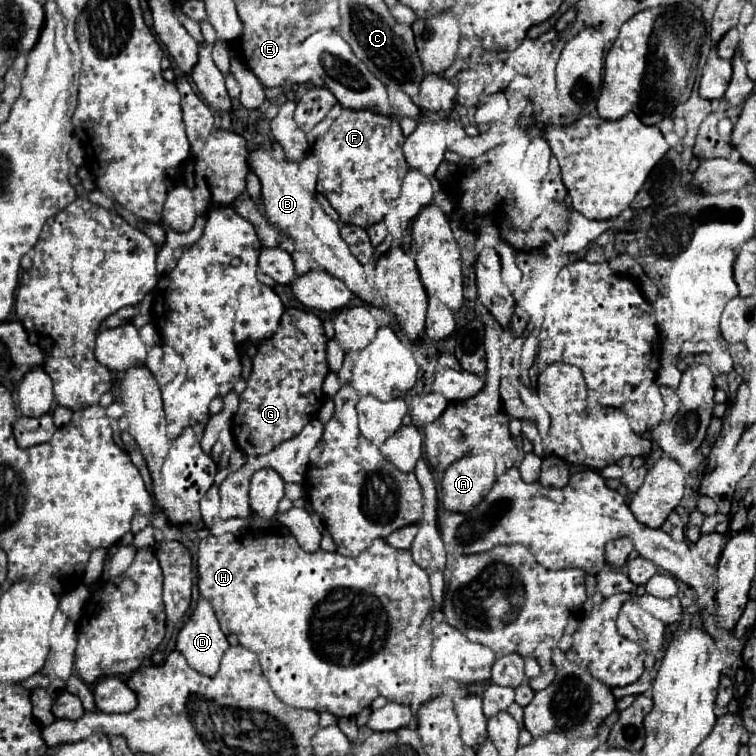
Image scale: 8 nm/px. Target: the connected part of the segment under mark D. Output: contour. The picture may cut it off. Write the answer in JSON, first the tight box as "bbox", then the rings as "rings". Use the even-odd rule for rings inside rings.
{"bbox":[177,599,227,675],"rings":[[[199,599],[195,611],[177,635],[177,649],[187,657],[195,671],[215,675],[219,669],[219,659],[227,647],[227,637],[219,627],[211,603]]]}

